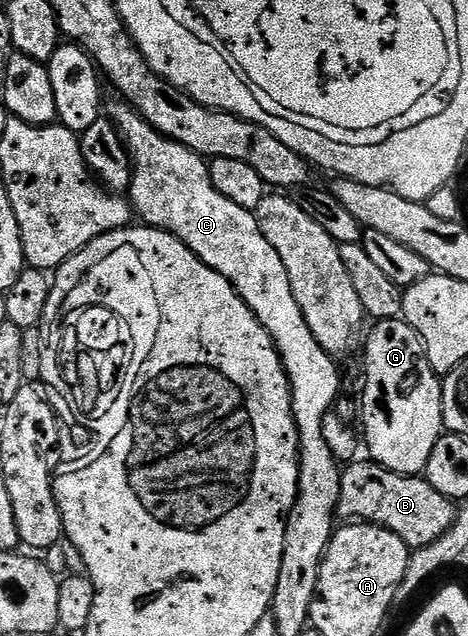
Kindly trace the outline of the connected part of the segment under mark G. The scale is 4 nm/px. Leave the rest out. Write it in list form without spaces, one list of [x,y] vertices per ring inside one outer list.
[[[380,319],[372,327],[367,339],[367,380],[361,383],[365,451],[393,473],[419,477],[426,472],[433,445],[445,434],[443,384],[429,365],[423,339],[406,319]]]

